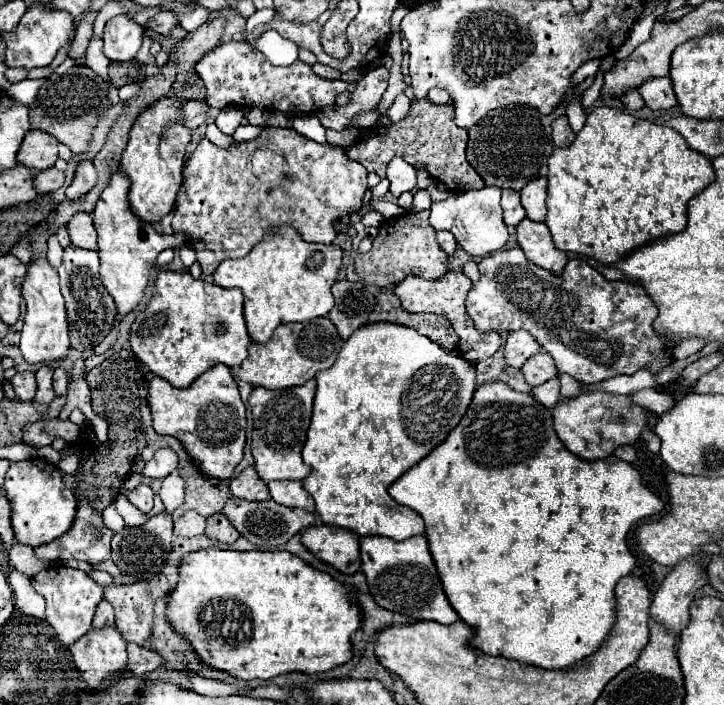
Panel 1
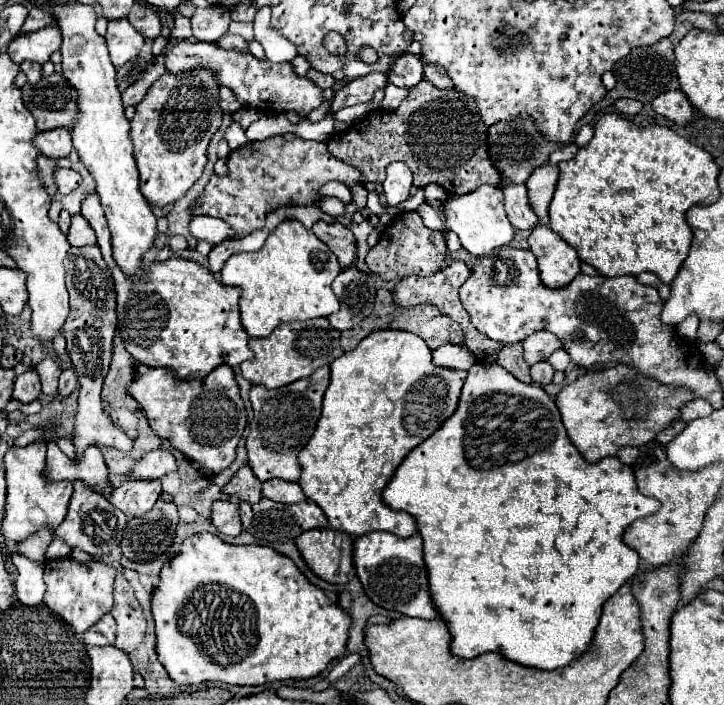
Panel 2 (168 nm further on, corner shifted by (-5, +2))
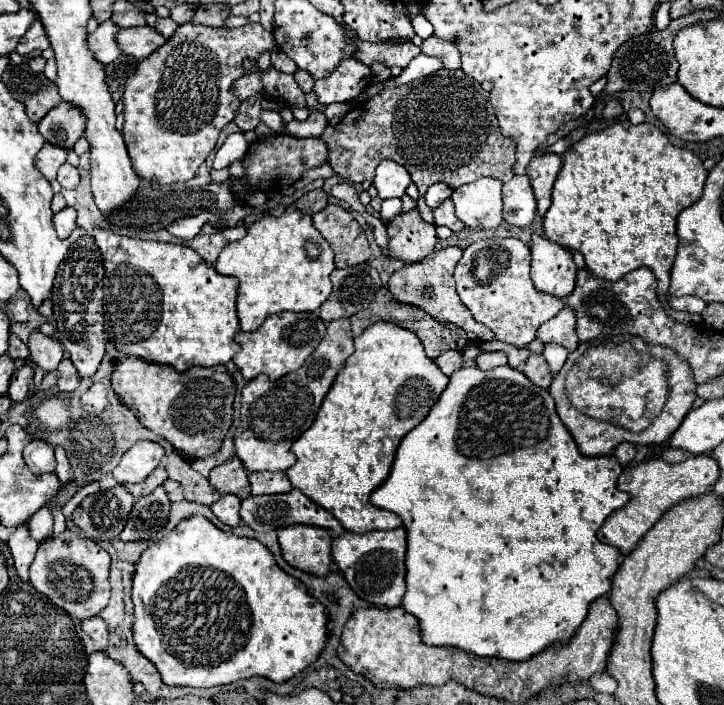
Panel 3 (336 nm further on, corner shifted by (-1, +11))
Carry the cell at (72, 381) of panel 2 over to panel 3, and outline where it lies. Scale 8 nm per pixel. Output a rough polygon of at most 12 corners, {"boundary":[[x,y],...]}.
{"boundary":[[62,359],[56,377],[60,391],[74,391],[80,383],[70,359]]}

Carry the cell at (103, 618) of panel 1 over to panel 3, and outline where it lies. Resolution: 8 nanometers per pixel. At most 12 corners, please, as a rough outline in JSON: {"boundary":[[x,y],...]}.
{"boundary":[[100,617],[78,623],[76,633],[88,655],[108,645],[108,625]]}

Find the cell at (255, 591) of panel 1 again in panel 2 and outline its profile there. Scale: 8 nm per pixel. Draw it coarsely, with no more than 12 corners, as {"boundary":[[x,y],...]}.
{"boundary":[[190,536],[152,592],[182,686],[318,676],[352,616],[270,546]]}

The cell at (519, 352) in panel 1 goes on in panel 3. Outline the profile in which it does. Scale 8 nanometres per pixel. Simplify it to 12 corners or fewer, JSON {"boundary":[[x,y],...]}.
{"boundary":[[562,311],[538,329],[538,339],[568,351],[578,347],[576,313]]}

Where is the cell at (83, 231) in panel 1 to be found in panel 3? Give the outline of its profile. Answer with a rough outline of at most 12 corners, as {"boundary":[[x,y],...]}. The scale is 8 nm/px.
{"boundary":[[72,207],[54,215],[60,239],[68,239],[76,229],[76,211]]}

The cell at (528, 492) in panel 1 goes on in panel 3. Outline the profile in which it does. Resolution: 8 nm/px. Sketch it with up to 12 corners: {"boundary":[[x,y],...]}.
{"boundary":[[462,367],[370,495],[422,641],[524,661],[630,497],[546,389]]}

